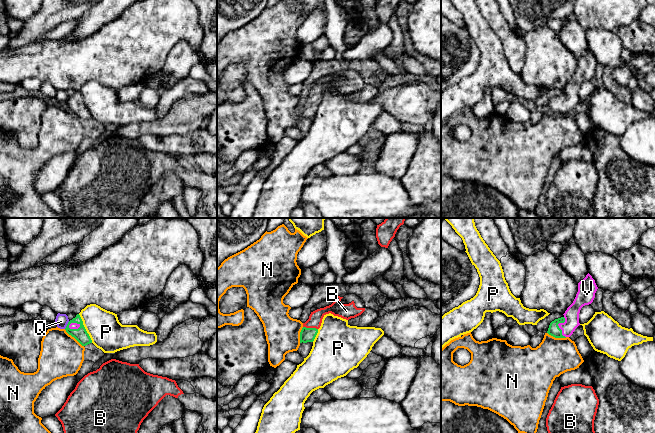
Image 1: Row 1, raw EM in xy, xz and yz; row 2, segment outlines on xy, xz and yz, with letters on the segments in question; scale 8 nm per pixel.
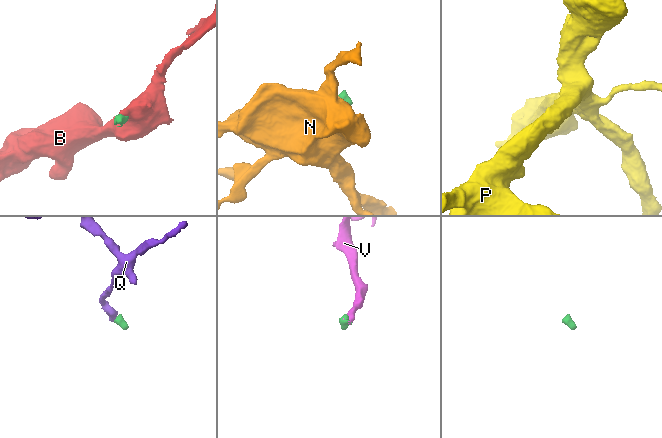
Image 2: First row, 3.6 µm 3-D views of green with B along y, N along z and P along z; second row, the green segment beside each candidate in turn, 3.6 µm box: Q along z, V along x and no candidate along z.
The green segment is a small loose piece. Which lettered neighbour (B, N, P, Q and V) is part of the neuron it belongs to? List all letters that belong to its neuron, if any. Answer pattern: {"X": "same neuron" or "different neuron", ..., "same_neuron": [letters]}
{"B": "same neuron", "N": "different neuron", "P": "different neuron", "Q": "different neuron", "V": "same neuron", "same_neuron": ["B", "V"]}

